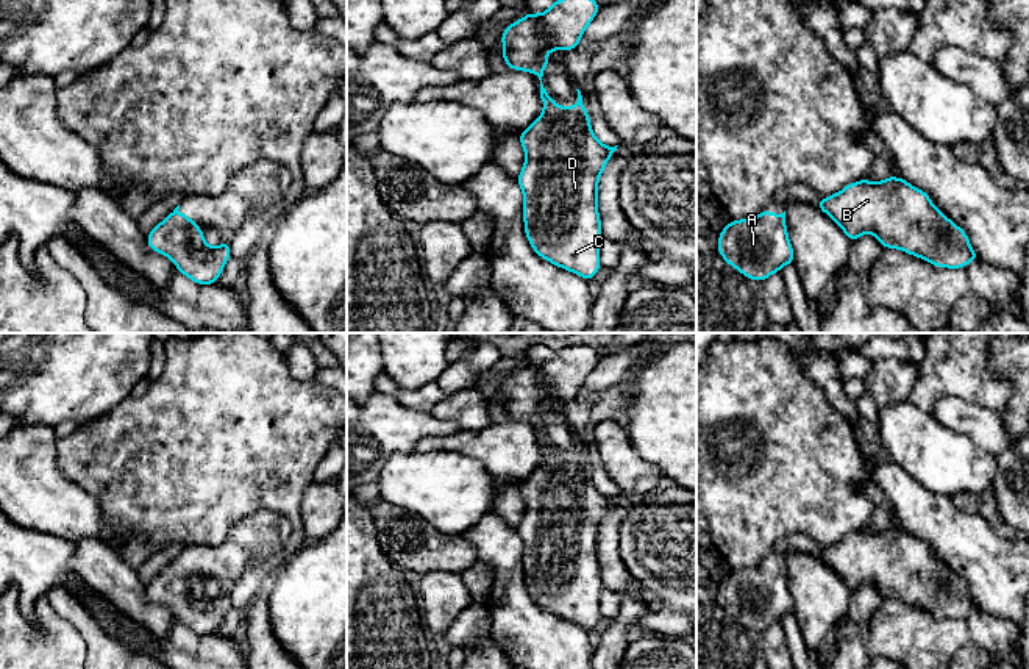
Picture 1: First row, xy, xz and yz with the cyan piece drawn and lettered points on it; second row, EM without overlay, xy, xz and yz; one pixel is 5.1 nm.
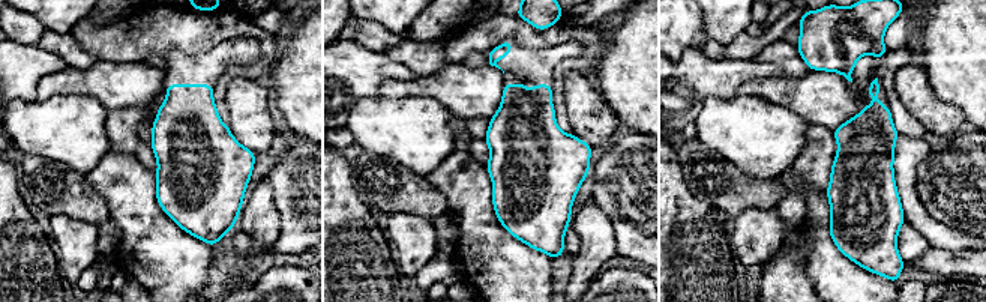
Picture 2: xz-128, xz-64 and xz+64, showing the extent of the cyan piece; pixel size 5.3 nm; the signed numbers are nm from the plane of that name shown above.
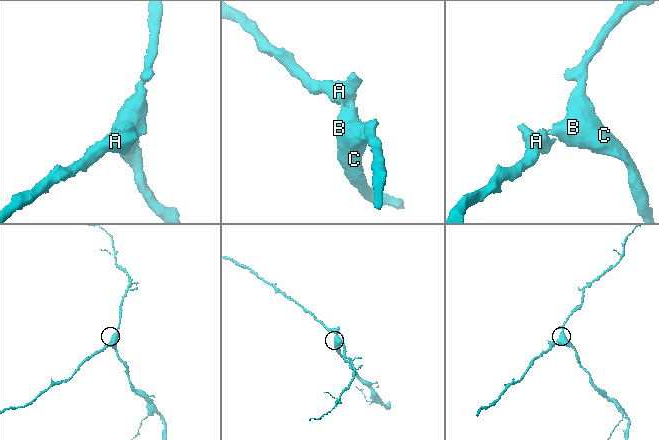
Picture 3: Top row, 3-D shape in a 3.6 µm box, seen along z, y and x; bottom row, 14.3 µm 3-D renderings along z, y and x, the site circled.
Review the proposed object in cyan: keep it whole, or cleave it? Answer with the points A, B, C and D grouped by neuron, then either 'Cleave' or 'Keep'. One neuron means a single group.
Groups: A B C D. Keep

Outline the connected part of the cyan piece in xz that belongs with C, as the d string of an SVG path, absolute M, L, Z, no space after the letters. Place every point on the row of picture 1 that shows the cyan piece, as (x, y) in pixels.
M556 0L542 14L526 13L512 22L501 34L504 44L501 56L507 70L517 69L536 73L540 80L542 114L520 131L520 144L525 150L525 164L517 177L523 191L525 234L531 249L551 264L590 281L601 269L598 255L601 219L598 214L598 183L615 147L604 145L592 131L589 111L582 106L578 91L575 106L559 106L542 84L545 67L550 64L547 53L554 50L576 50L586 28L600 11L595 0Z

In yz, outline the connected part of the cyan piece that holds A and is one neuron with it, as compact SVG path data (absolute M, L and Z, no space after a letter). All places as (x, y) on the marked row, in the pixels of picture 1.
M767 208L757 217L731 220L718 236L717 252L749 280L764 281L785 264L795 264L782 214Z

